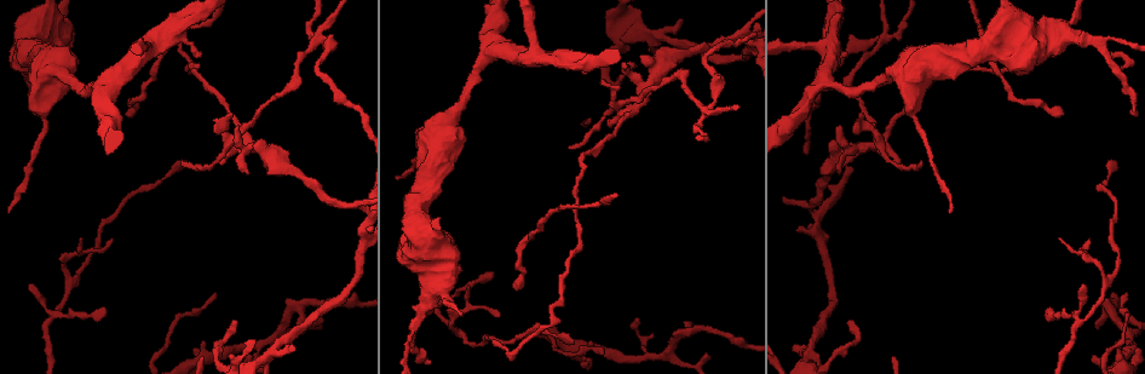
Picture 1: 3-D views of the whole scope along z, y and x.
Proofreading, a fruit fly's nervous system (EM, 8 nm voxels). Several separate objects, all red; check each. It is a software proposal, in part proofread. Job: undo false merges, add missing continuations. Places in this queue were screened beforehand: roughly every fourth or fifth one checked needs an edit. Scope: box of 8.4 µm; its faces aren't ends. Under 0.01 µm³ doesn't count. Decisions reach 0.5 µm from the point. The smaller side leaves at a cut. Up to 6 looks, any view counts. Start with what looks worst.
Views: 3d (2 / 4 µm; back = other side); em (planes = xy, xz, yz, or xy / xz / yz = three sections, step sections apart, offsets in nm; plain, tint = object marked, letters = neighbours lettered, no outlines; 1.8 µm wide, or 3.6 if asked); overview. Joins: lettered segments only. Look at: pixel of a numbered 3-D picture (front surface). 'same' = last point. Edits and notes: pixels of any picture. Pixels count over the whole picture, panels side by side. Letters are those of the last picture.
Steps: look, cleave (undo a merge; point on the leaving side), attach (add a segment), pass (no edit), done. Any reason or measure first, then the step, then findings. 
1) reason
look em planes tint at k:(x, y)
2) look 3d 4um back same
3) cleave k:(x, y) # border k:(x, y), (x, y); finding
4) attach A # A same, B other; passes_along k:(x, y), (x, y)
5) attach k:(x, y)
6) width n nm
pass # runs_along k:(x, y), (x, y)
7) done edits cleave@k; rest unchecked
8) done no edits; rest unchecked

look 3d 4um at 1:(637, 66)

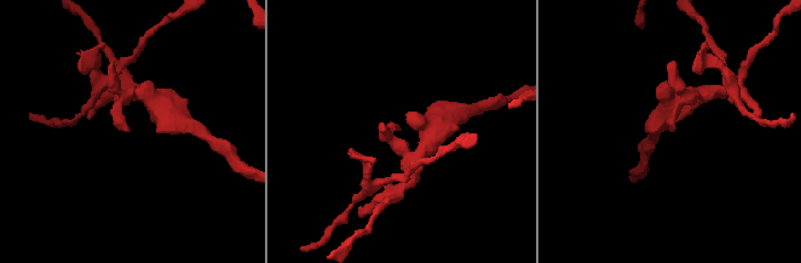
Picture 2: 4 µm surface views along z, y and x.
now the EM
look em planes letters at 2:(672, 128)

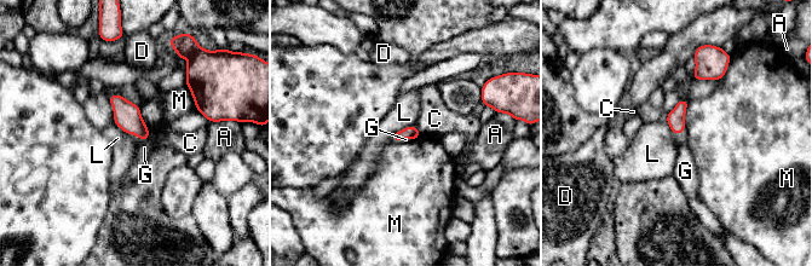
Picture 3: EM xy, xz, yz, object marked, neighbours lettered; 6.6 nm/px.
longest_contact L 190 nm
pass # A other, C other, D other, G other, L other, M other; border 3:(130, 134), (149, 140); no lettered segment goes on from it

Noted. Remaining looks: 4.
abrupt turn
look em xz step 8 tint at 1:(318, 42)

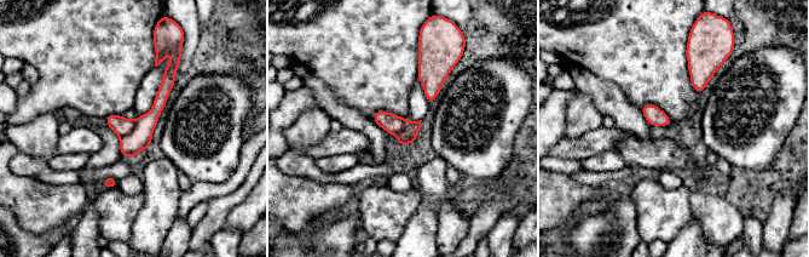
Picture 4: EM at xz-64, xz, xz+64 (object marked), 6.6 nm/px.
look em xz step 8 letters same

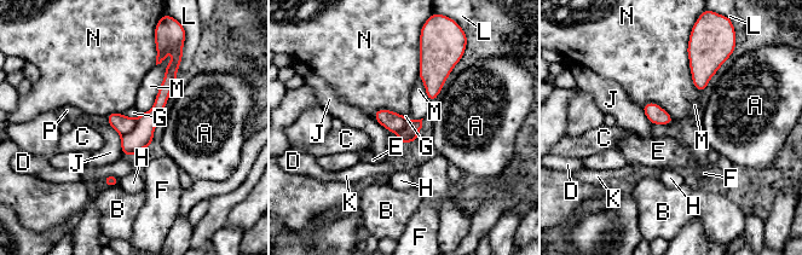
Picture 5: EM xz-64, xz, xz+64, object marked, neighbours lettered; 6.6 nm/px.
width 120 nm
cleave 5:(142, 135) # A other, B other, C other, D other, E other, F other, G other, H other, J other, K other, L other, M other, N other, P other; part_leaving 5:(173, 68), (159, 106), (128, 152); two neurons meet here

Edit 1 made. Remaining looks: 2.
look overview

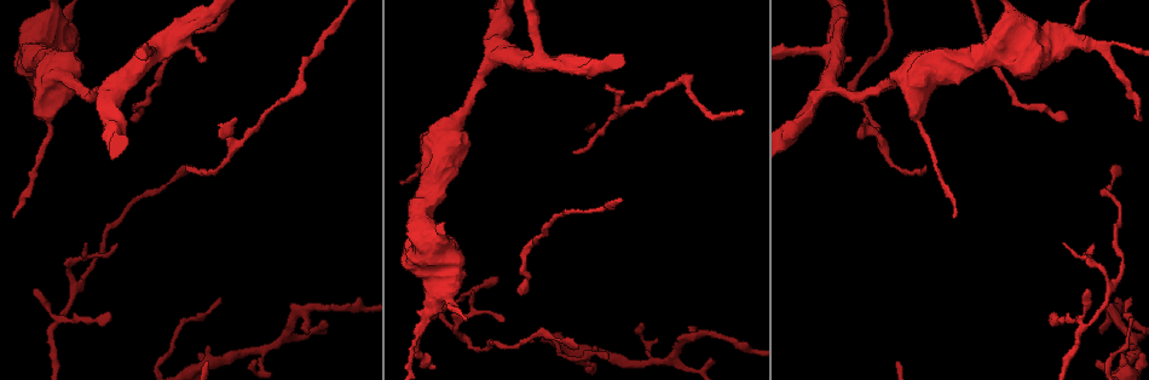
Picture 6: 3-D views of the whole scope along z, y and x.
three arms meet
look em planes letters at 6:(57, 325)

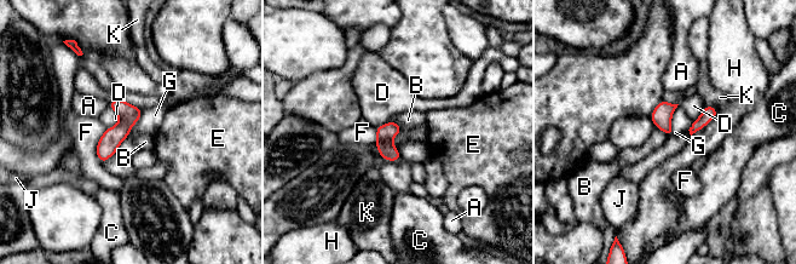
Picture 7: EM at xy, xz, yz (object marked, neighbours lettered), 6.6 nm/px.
pass # A other, B other, C other, D other, E other, F other, G other, H other, J other, K other; runs_along 7:(138, 110), (109, 142), (102, 158); one neuron here

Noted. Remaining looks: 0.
done edits cleave@5; rest unchecked

